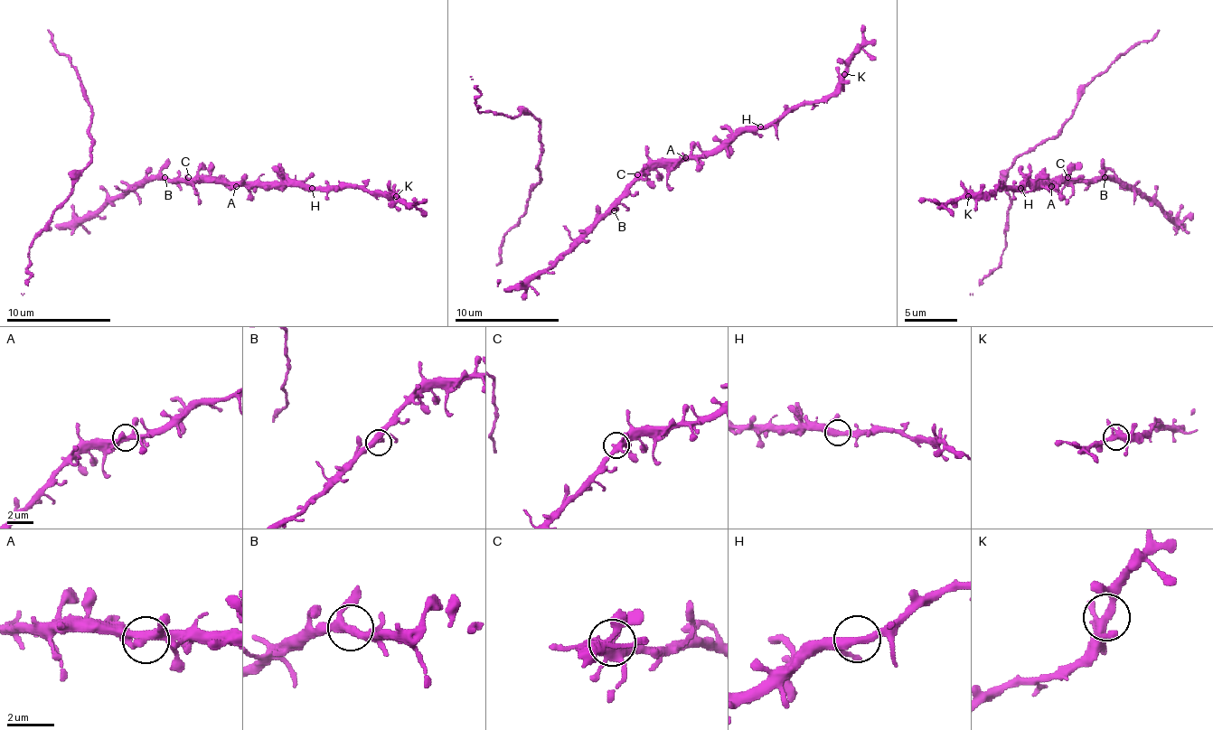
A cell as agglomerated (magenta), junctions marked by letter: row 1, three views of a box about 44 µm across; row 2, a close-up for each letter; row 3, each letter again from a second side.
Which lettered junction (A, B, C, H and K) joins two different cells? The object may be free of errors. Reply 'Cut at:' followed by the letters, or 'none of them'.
Cut at: none of them

